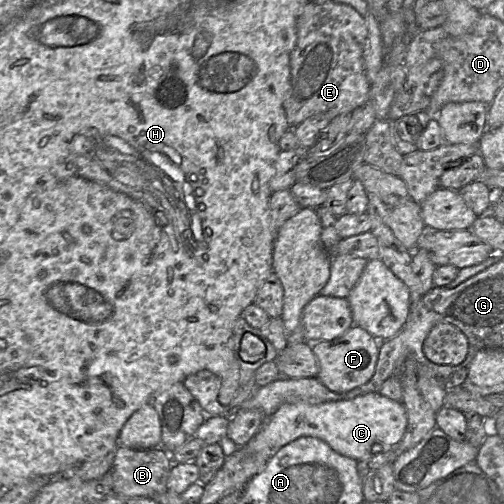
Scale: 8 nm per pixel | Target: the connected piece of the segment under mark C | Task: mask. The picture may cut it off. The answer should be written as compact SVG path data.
M370 392L349 400L321 404L284 403L242 447L250 454L263 454L271 458L284 445L299 437L310 436L326 442L337 453L360 461L396 448L406 428L407 413L403 403L379 392Z

